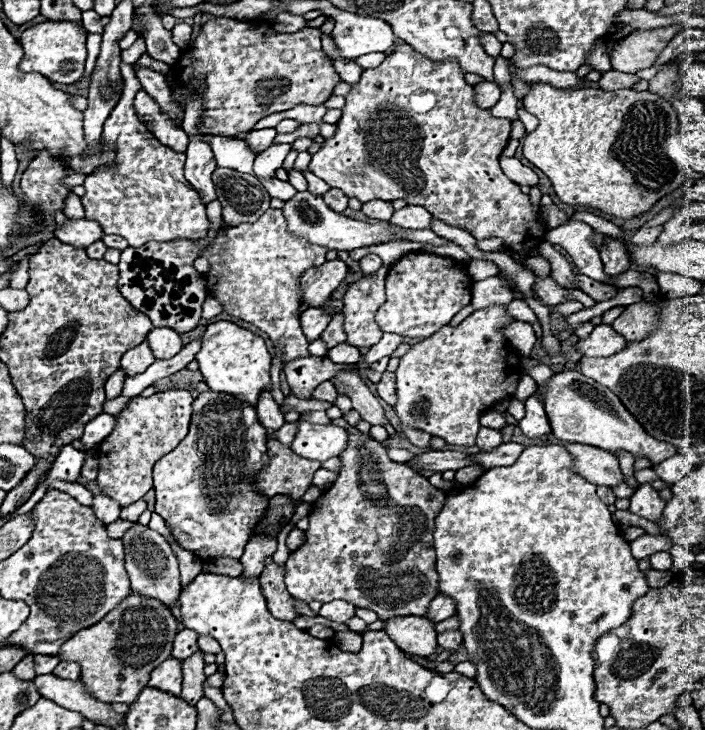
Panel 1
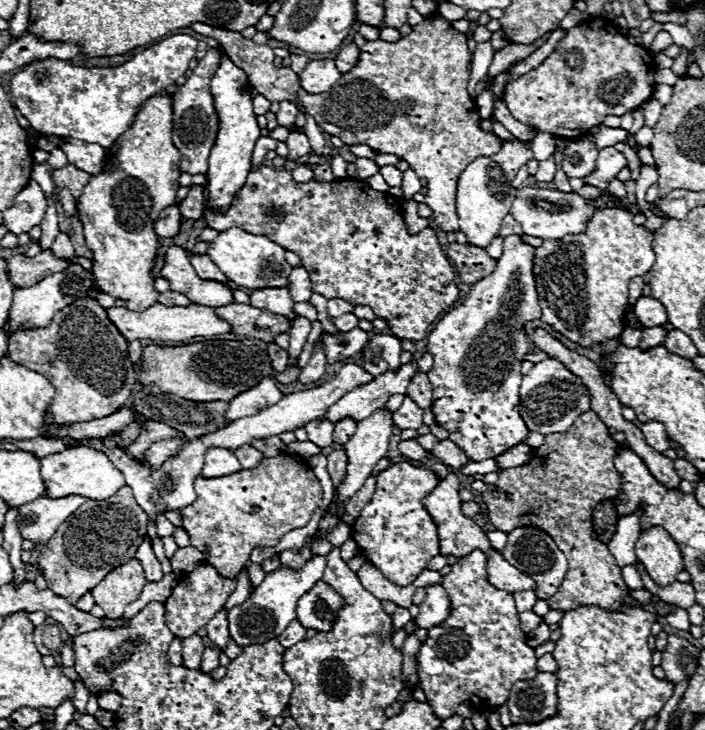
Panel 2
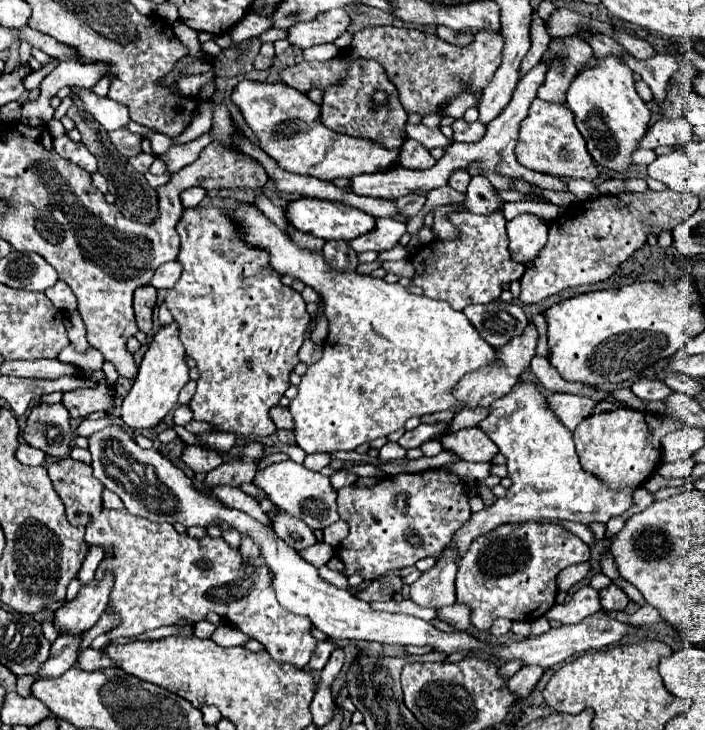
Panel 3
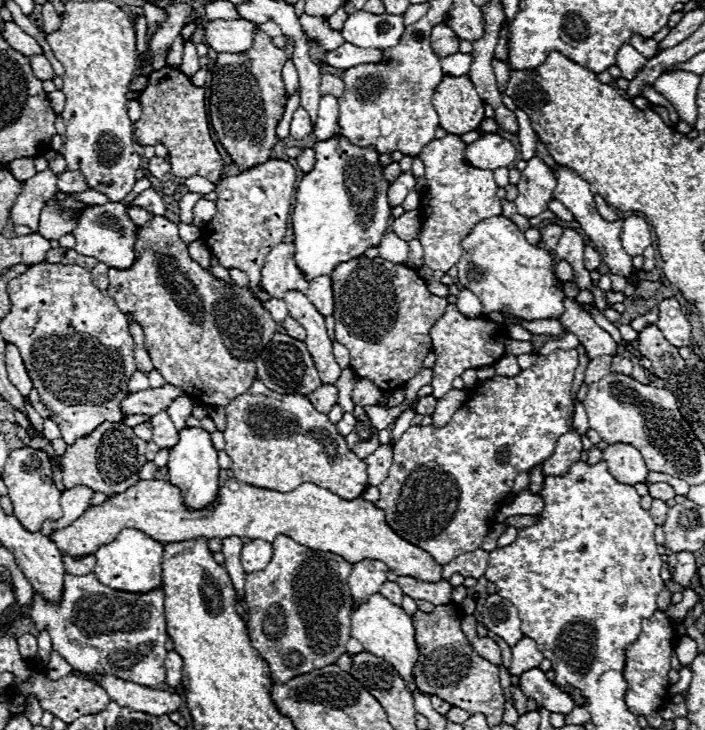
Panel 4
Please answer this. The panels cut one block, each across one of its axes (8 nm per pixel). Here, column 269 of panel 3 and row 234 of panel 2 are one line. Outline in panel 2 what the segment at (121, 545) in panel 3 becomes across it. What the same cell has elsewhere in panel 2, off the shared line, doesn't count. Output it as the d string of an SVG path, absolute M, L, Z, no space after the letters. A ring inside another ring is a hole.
M612 208L596 210L580 234L568 234L562 240L544 240L532 260L542 320L580 346L600 344L618 336L624 328L628 282L648 274L654 266L652 240L654 232L634 226L628 212Z

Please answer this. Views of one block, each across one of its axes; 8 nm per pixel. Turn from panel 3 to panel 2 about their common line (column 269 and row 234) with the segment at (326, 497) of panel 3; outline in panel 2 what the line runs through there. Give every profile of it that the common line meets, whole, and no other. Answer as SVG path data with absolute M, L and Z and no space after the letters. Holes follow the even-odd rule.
M504 142L502 150L492 158L476 158L472 160L458 178L456 190L456 210L458 210L458 224L460 230L468 236L472 246L486 248L492 238L498 234L502 218L510 212L512 200L516 198L516 188L510 186L518 168L532 158L532 152L526 150L524 142Z

